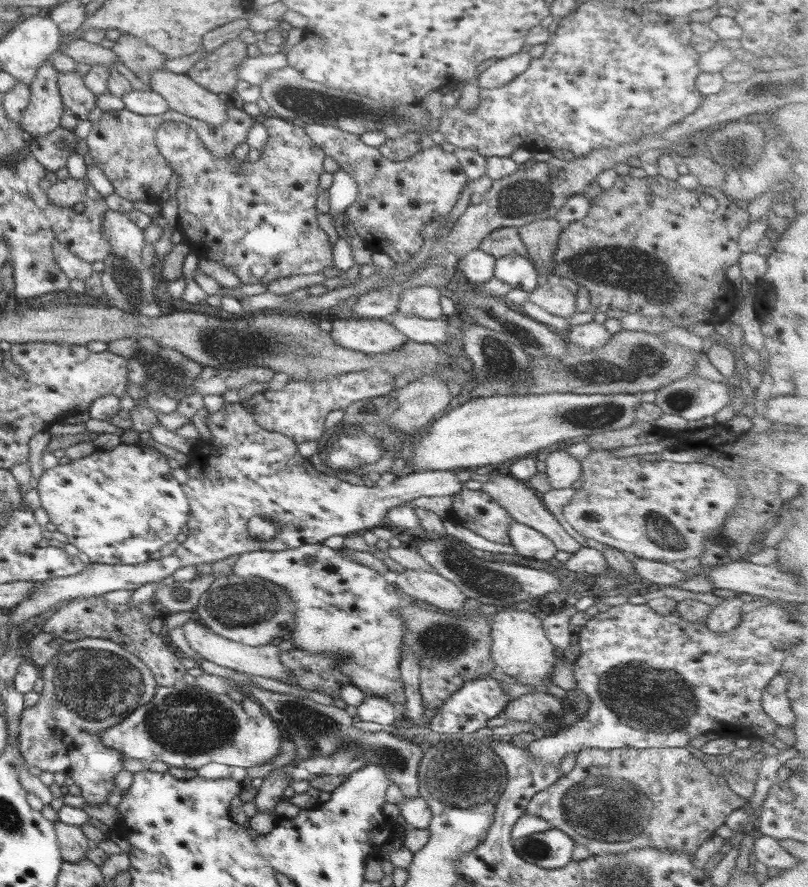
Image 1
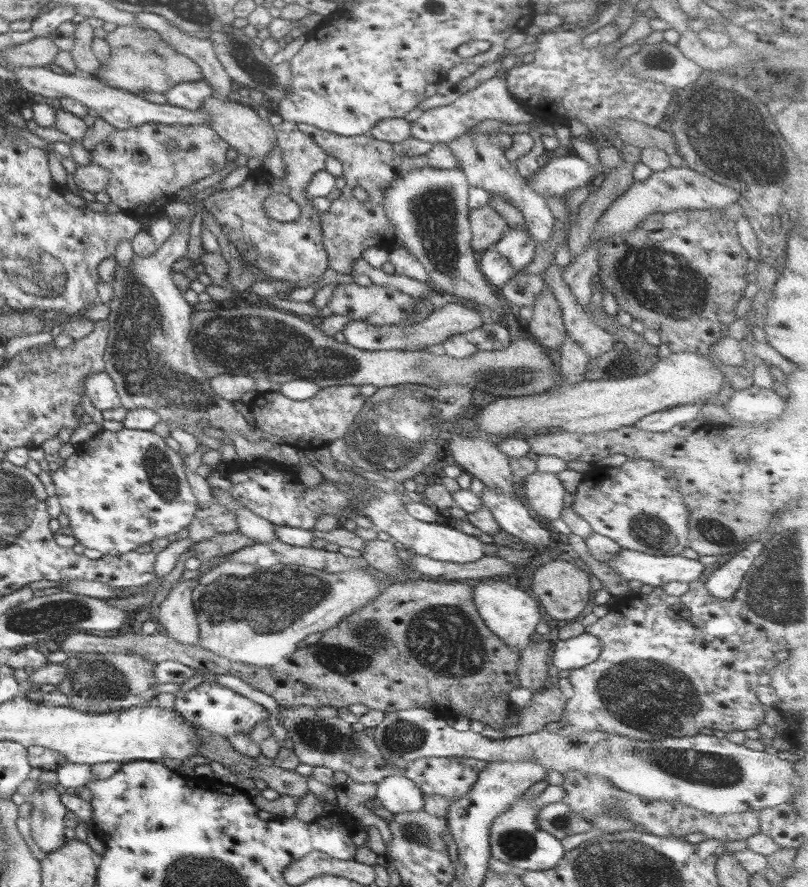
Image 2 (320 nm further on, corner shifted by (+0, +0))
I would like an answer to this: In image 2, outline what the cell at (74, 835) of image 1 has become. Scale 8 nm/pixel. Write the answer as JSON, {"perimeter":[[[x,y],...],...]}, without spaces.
{"perimeter":[[[41,783],[26,796],[27,802],[31,803],[28,816],[30,837],[44,854],[57,850],[66,839],[63,835],[63,816],[67,808],[61,804],[60,794],[53,787]]]}

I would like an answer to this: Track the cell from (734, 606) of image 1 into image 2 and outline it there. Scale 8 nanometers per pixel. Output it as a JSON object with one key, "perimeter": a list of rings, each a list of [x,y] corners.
{"perimeter":[[[751,542],[745,550],[731,556],[720,567],[709,574],[704,582],[709,594],[720,599],[730,599],[738,589],[743,573],[752,568],[751,562],[757,554],[760,554],[761,544]]]}

